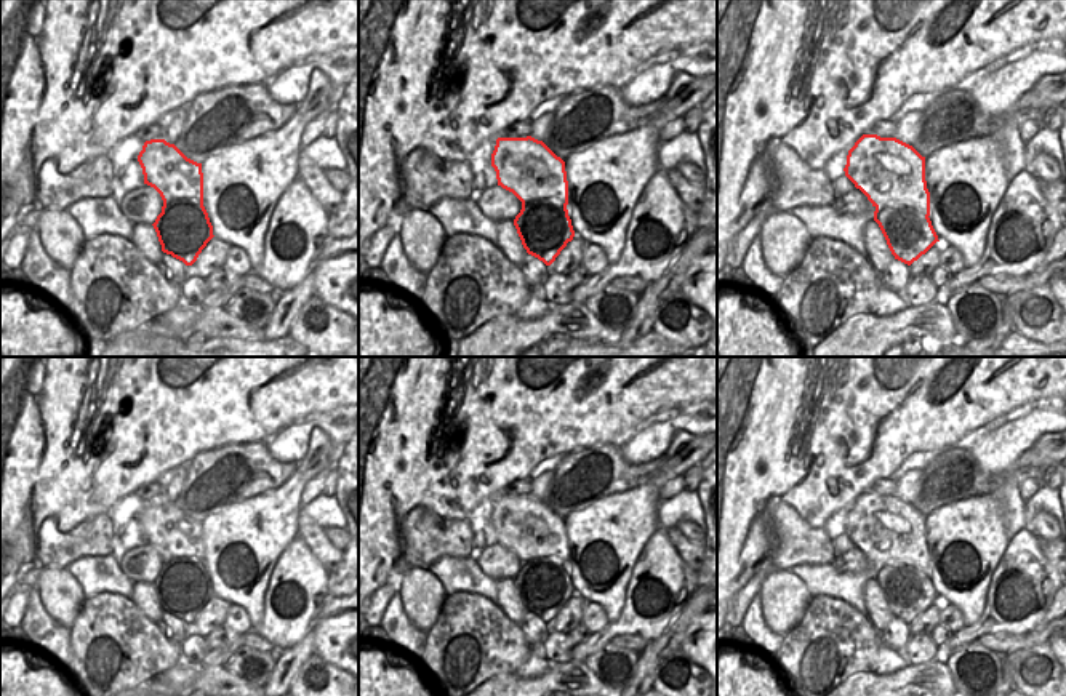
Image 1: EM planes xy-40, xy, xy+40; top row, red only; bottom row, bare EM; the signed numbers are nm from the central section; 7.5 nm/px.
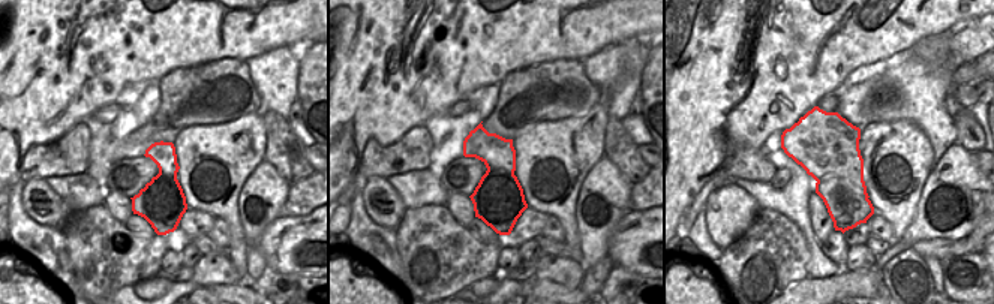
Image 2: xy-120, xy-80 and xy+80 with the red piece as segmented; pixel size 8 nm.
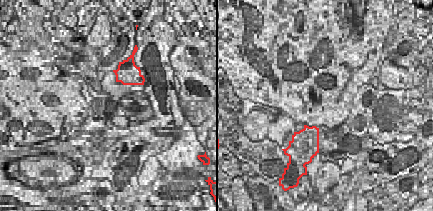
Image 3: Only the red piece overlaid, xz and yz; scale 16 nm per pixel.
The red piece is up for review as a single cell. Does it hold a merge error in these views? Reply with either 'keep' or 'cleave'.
cleave

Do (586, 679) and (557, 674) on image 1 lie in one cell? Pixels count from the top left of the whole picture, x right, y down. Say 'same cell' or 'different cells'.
same cell

